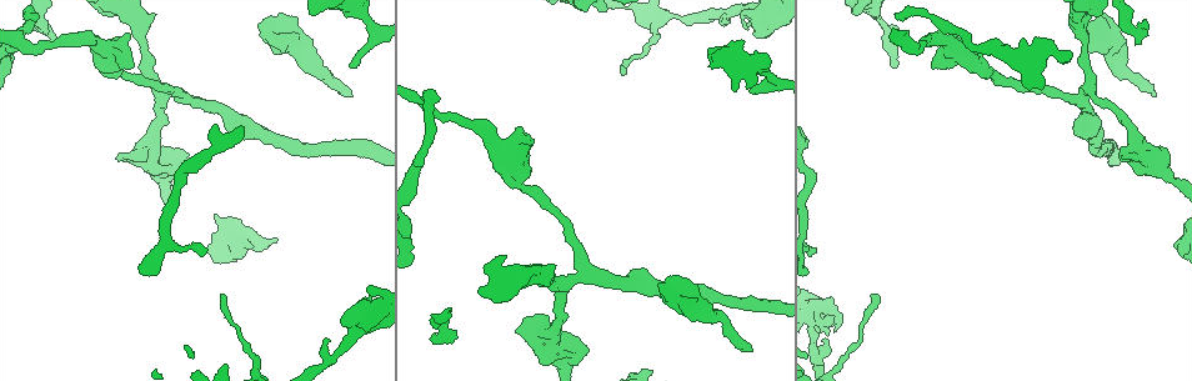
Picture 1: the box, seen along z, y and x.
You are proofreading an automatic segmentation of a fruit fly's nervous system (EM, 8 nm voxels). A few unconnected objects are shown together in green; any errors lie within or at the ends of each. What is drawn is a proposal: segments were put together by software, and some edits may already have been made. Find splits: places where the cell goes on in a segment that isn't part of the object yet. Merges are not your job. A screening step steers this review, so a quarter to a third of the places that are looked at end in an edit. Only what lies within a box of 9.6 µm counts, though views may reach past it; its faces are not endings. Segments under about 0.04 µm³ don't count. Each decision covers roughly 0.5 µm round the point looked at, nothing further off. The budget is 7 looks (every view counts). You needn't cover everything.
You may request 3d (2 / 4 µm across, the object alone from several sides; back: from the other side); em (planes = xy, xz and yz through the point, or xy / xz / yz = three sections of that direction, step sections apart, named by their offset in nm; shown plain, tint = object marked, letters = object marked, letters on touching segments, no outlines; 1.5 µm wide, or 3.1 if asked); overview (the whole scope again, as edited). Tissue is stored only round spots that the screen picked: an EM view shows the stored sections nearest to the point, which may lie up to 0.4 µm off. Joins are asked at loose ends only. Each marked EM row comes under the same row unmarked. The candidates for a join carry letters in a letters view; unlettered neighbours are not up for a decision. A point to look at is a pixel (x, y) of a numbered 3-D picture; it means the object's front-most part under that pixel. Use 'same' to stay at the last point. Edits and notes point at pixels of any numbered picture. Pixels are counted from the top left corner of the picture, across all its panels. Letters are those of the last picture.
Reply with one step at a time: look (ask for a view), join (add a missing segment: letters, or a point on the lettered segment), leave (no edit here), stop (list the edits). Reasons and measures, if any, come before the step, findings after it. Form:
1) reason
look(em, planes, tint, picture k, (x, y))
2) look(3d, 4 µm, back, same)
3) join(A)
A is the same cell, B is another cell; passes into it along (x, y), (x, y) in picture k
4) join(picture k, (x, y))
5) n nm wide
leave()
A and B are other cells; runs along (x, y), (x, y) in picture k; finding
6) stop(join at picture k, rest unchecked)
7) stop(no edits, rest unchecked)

thick end
look(3d, 4 µm, picture 1, (659, 283))

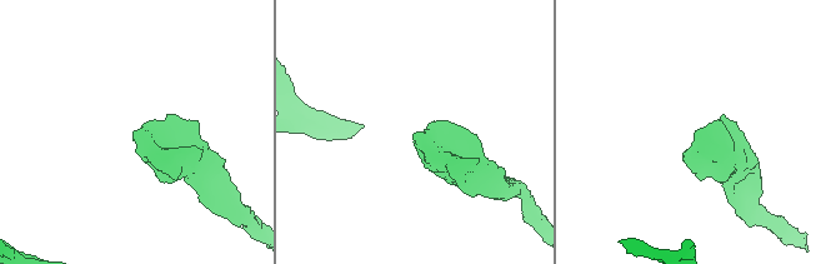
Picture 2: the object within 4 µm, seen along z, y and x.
shape alone is not enough
look(em, xz, step 4, letters, picture 2, (416, 135))

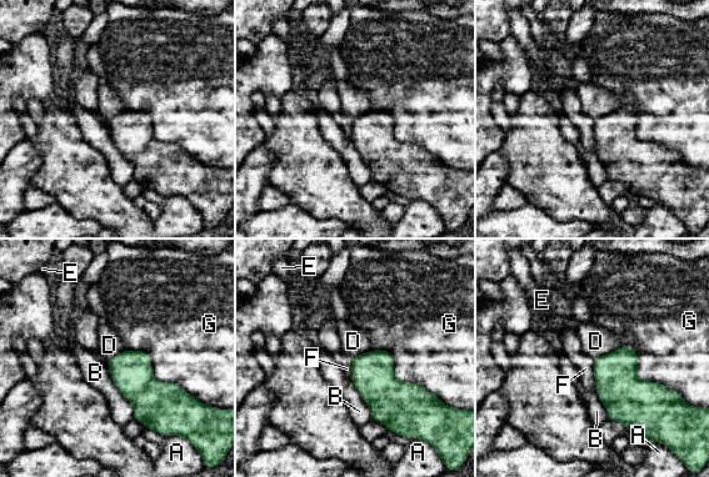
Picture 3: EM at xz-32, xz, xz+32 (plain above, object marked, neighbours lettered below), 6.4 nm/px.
look(em, planes, letters, same)

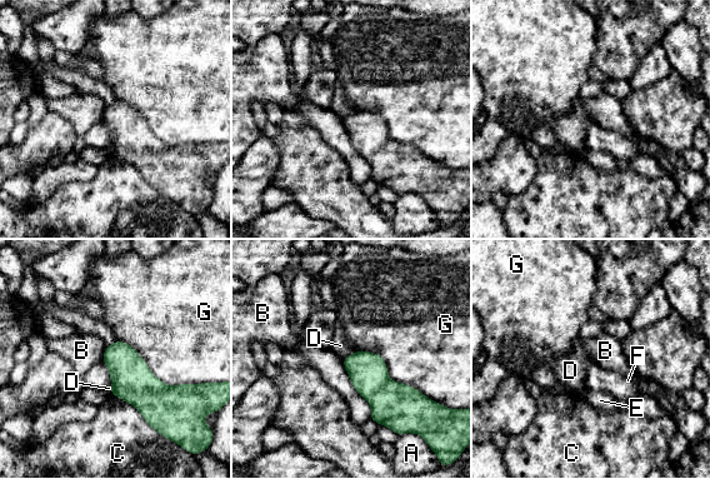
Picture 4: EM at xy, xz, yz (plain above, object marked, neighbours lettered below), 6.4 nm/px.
G touches over 600 nm
leave()
A, B, C, D, E, F and G are other cells; border along (358, 350), (343, 359) in picture 4; none of them fits

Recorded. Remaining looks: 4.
free end
look(em, planes, letters, picture 1, (351, 65))

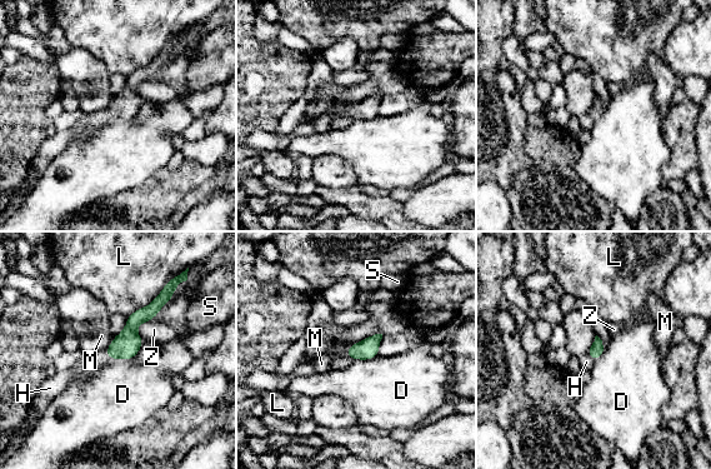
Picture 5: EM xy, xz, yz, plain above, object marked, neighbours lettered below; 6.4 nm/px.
join(H)
H is the same cell, D, L, M, S and Z are other cells; it goes on there

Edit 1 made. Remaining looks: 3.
free end
look(em, xz, step 8, letters, picture 1, (347, 96))

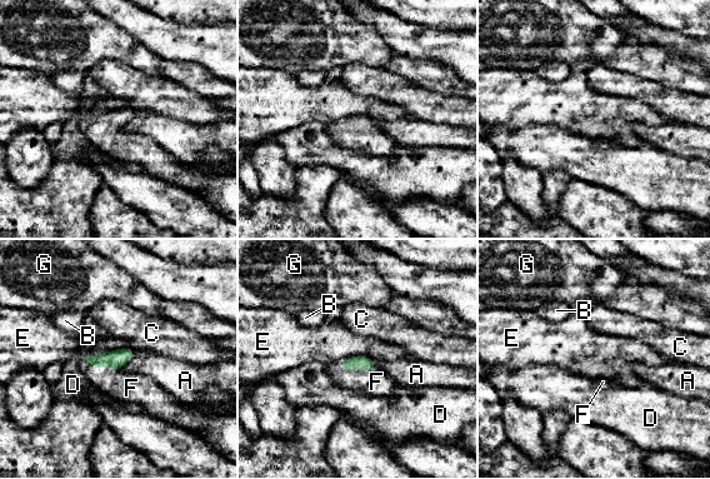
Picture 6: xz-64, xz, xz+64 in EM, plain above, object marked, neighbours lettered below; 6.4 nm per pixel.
cut it another way
look(em, yz, step 8, letters, same)

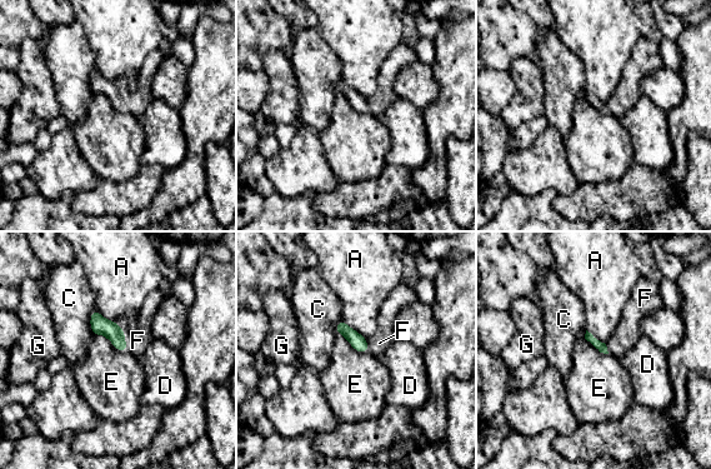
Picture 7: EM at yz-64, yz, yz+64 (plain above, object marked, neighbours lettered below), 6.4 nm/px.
E touches over 240 nm
join(F)
F is the same cell, A, C, D, E and G are other cells; the cell continues

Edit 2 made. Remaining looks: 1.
stop(join at picture 5, join at picture 7, rest unchecked)

